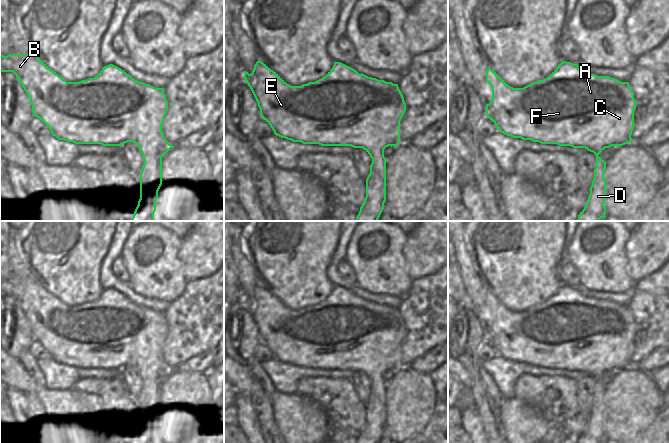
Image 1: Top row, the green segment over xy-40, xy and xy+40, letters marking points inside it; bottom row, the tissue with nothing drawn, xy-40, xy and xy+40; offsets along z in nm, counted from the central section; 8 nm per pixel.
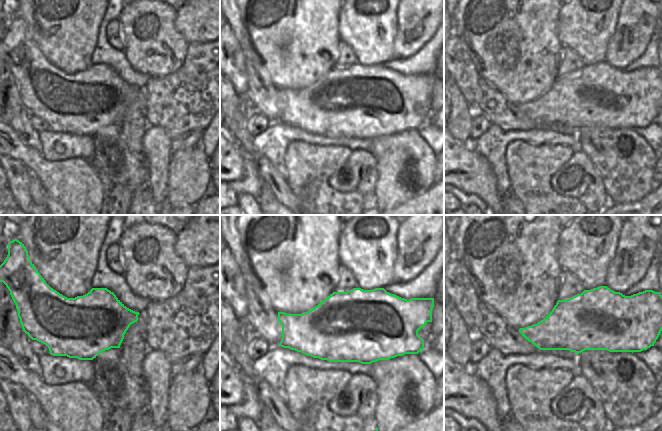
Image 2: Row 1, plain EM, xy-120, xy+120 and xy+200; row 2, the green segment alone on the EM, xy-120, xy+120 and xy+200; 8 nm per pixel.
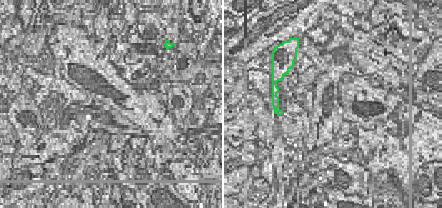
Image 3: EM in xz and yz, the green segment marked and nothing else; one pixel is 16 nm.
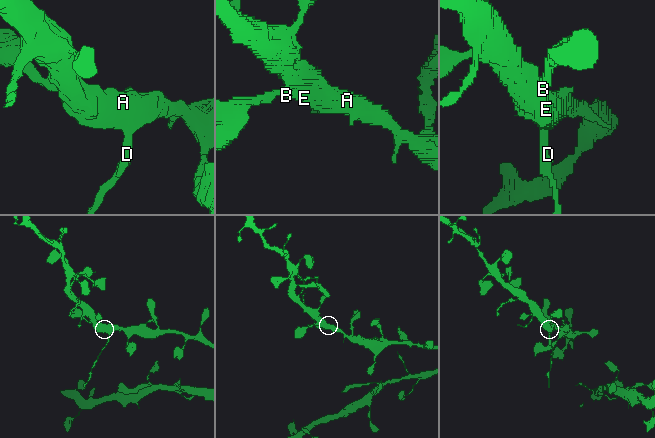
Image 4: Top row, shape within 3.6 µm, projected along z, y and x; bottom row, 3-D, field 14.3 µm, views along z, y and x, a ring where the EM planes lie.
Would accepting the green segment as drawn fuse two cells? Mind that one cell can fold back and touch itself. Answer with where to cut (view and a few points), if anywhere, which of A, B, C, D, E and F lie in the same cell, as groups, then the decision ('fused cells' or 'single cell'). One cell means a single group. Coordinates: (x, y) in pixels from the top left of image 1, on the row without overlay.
cut in xy-40 along (163, 377), (157, 376), (154, 381), (144, 384); A B C E F / D; fused cells

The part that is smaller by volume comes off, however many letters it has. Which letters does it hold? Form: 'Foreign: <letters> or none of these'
Foreign: D

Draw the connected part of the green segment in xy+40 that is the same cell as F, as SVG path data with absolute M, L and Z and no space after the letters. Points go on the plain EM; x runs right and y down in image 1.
M563 285L545 303L523 312L509 310L494 294L488 292L486 305L492 311L492 323L486 328L486 339L498 354L513 362L531 364L541 368L557 368L585 372L598 380L605 372L623 370L632 365L636 325L628 306L609 300L597 300L582 295L578 288Z

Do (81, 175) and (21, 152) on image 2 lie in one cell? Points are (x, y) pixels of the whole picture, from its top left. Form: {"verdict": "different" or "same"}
{"verdict": "same"}

